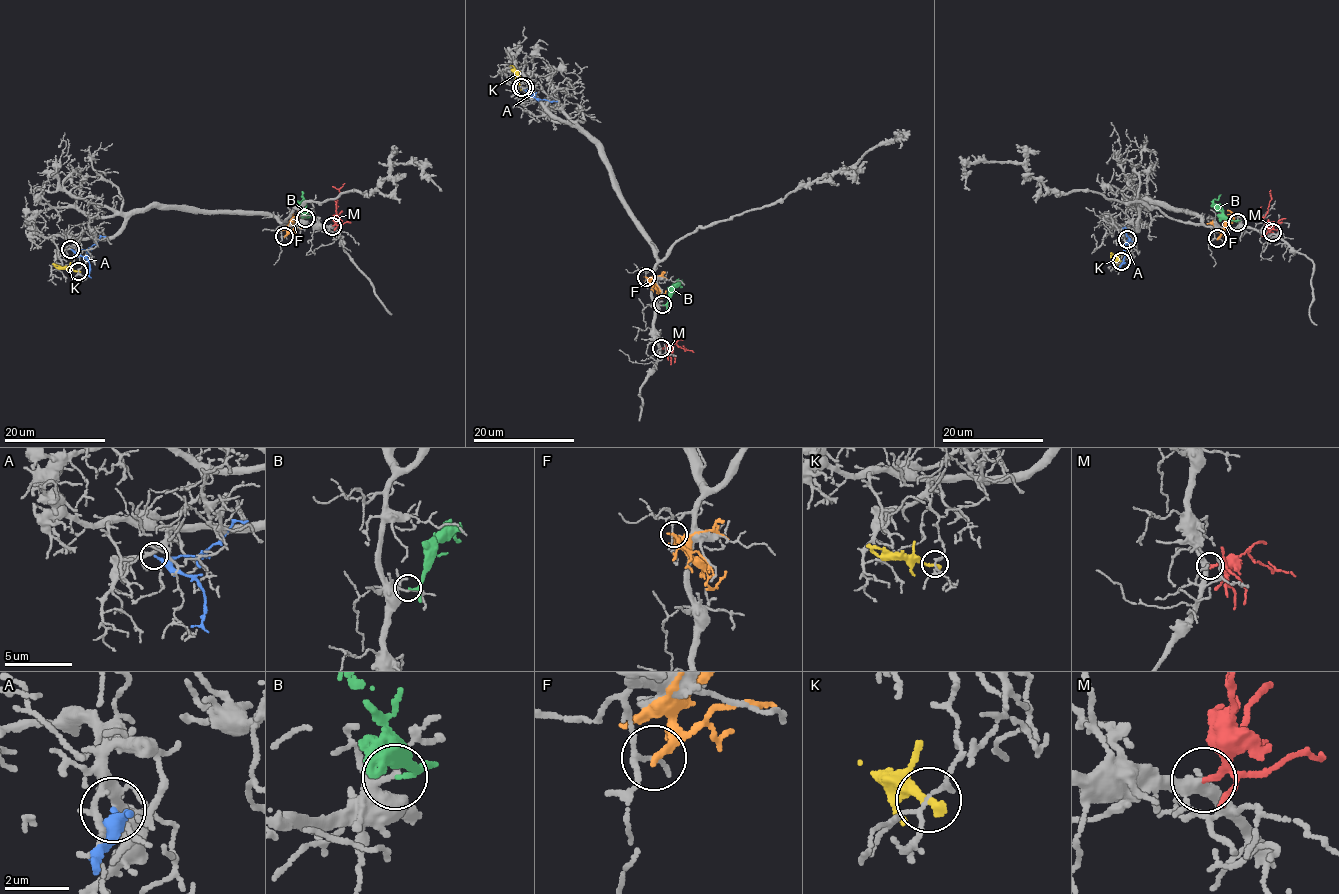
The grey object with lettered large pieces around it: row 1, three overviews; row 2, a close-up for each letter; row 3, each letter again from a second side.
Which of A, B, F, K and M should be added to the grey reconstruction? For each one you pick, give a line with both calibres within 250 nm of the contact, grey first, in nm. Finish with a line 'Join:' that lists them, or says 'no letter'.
M: Thickness 300 nm (grey) against 190 nm
Join: M

